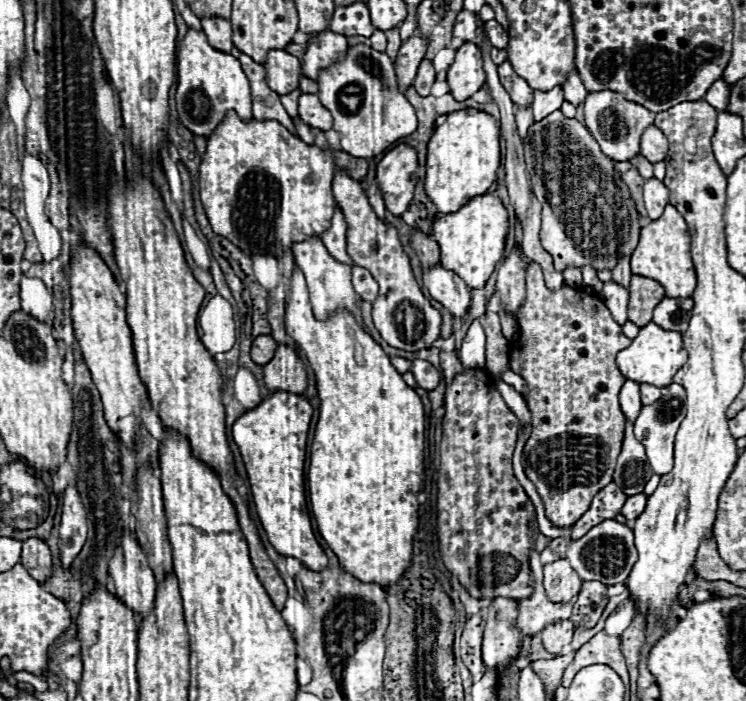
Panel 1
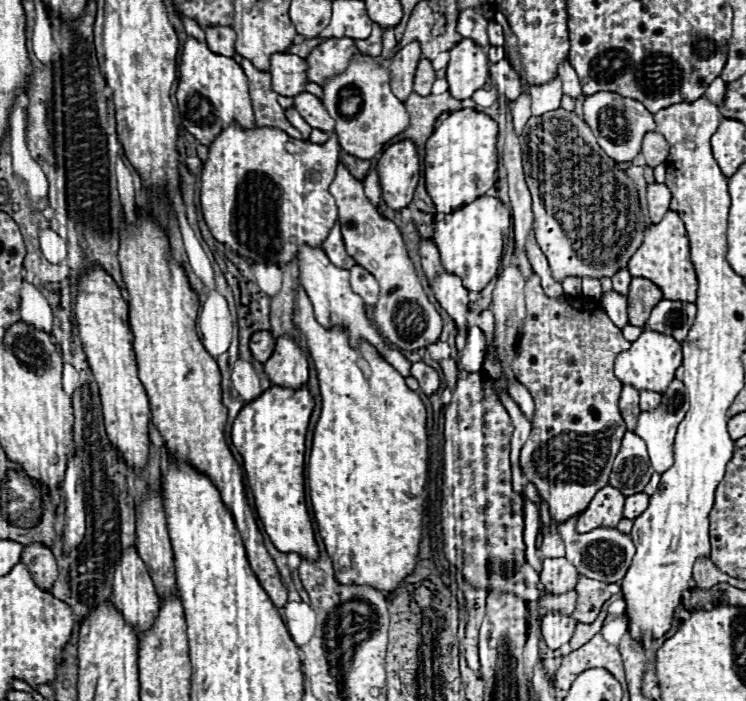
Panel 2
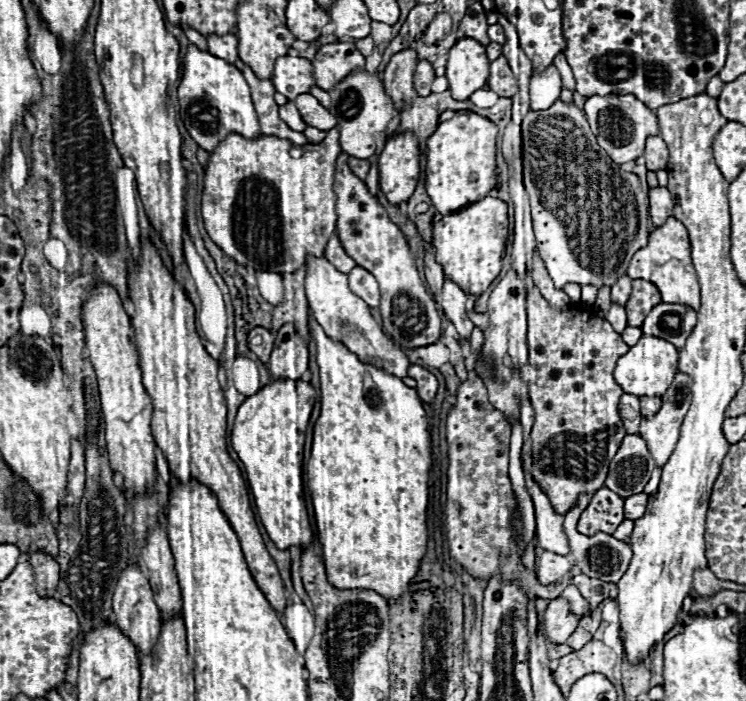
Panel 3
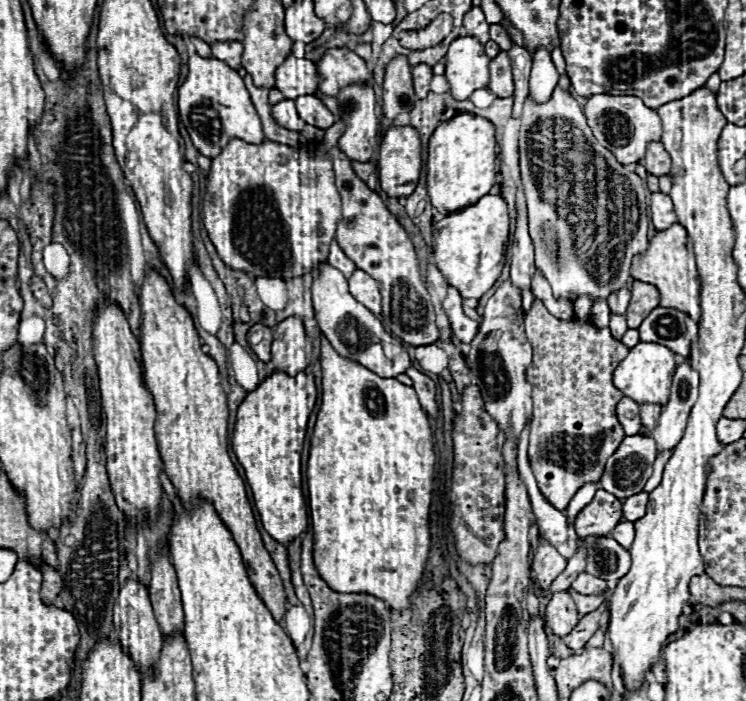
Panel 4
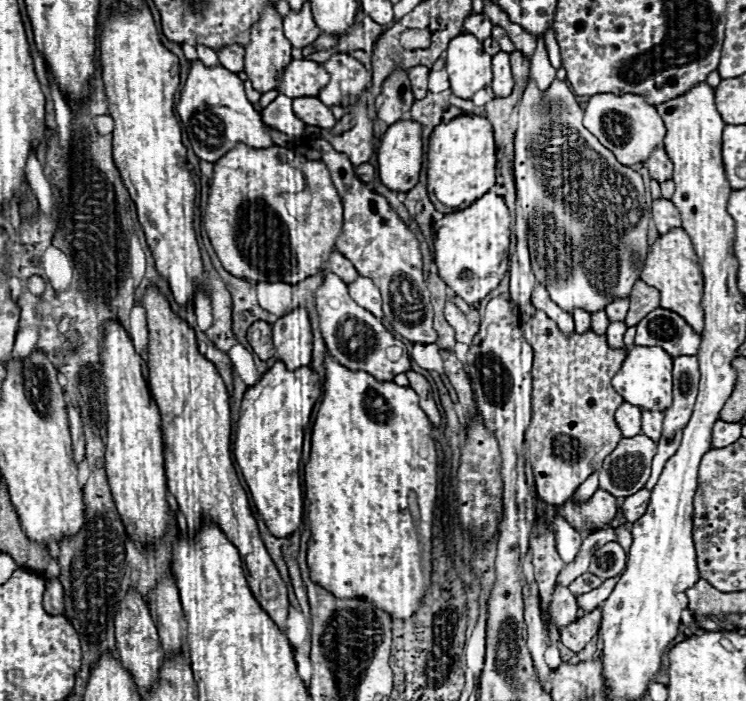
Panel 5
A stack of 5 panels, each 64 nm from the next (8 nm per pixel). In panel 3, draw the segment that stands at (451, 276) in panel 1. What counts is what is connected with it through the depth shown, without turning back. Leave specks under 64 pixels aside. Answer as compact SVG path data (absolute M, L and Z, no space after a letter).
M450 280L444 282L442 294L440 294L440 306L442 306L446 318L456 326L462 340L468 340L472 330L476 328L470 322L470 318L466 316L466 300L468 300L468 296L460 290L458 284L454 284Z

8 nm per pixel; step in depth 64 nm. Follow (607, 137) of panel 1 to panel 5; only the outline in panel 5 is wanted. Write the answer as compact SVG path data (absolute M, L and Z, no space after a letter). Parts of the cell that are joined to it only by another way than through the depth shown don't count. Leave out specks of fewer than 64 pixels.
M596 94L588 100L584 126L590 134L594 134L604 148L614 152L620 164L632 166L650 158L652 150L664 144L666 126L658 116L656 108L646 104L646 100L638 94Z

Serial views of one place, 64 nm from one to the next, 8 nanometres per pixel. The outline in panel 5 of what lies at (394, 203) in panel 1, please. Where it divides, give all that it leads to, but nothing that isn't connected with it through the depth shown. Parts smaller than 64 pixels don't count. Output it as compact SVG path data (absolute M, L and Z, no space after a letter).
M402 120L392 124L378 148L378 176L382 184L396 192L408 192L418 182L418 172L422 166L422 126L414 120Z

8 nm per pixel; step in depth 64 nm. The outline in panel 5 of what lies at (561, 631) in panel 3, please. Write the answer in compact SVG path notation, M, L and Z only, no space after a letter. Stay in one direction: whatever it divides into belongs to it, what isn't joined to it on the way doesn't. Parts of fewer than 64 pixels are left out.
M556 586L550 602L550 618L558 628L564 628L576 620L576 596L566 586Z

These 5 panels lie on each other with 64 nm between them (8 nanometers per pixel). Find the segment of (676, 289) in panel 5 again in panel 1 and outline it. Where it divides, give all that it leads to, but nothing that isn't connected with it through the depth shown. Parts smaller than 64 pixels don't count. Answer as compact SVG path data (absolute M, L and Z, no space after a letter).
M668 204L658 220L652 220L642 228L640 242L630 258L630 266L632 274L660 282L668 298L692 298L696 288L696 272L690 258L690 234L682 214L674 206Z

